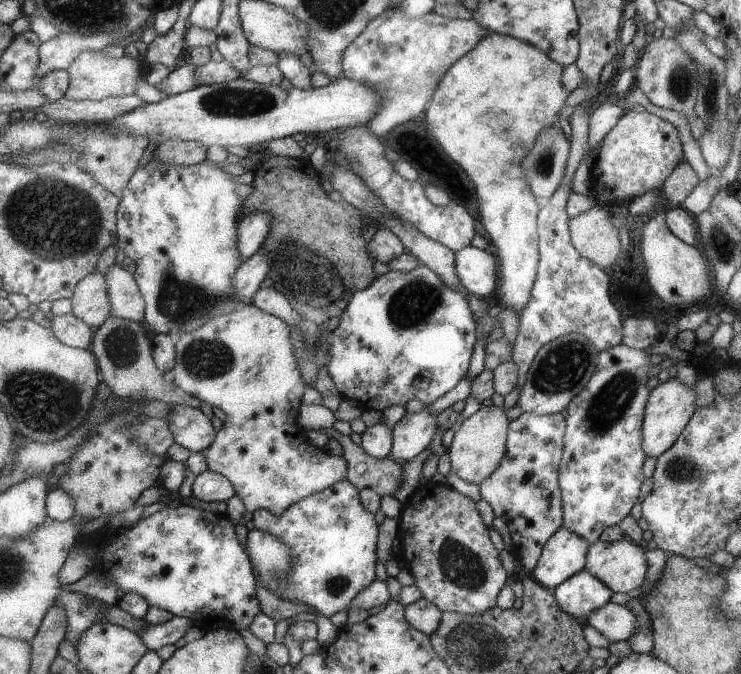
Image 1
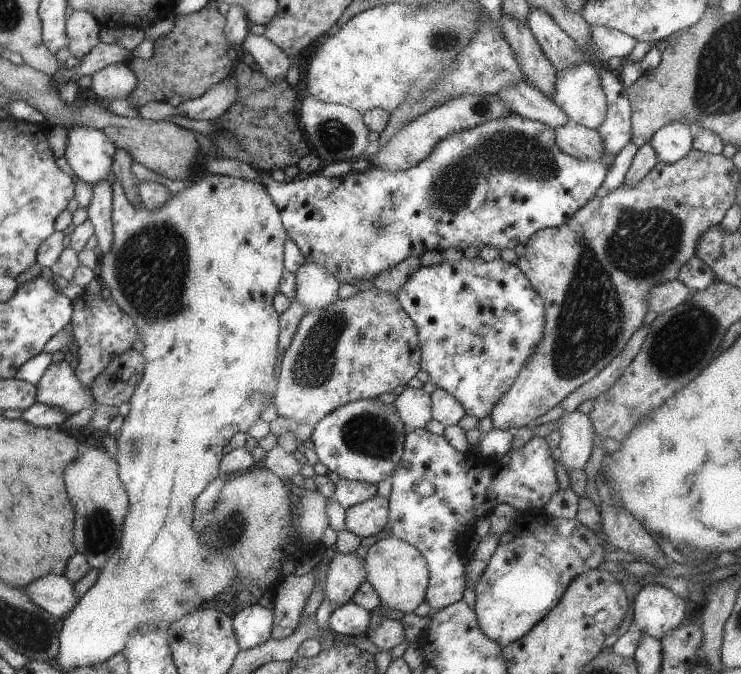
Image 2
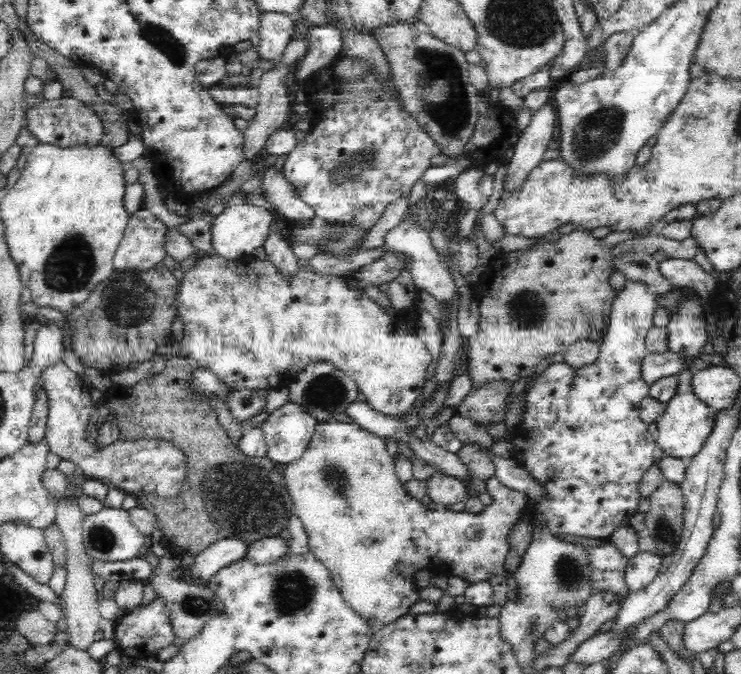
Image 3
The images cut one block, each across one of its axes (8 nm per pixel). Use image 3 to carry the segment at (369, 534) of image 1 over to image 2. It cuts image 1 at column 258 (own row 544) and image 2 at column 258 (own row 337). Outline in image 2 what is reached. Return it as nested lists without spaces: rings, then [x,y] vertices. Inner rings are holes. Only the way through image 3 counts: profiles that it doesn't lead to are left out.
[[[249,604],[233,617],[233,628],[241,650],[263,644],[272,638],[274,613],[259,604]]]

